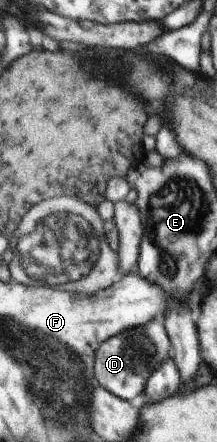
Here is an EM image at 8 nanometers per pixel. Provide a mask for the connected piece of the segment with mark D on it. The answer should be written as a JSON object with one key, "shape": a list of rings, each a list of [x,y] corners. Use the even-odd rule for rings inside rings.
{"shape":[[[150,319],[146,325],[134,327],[121,334],[111,336],[95,350],[93,377],[99,386],[119,399],[131,401],[145,392],[147,378],[165,362],[171,359],[169,334],[161,319]]]}

